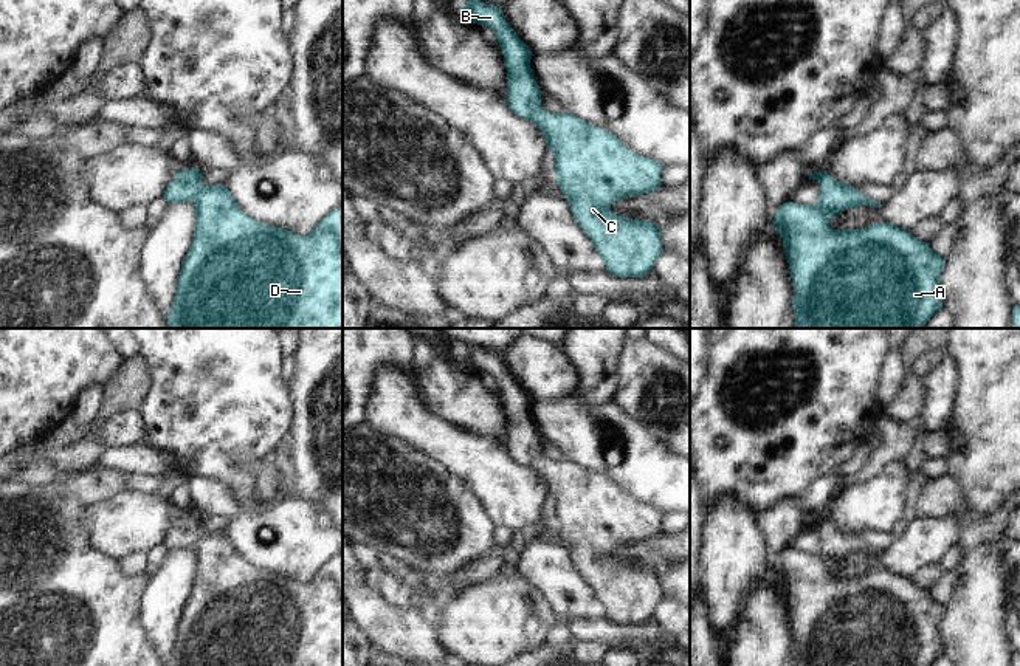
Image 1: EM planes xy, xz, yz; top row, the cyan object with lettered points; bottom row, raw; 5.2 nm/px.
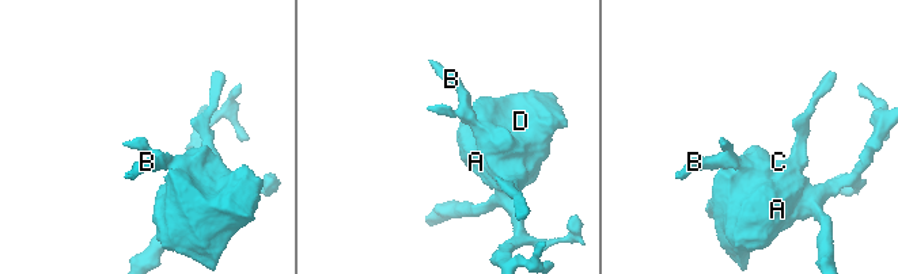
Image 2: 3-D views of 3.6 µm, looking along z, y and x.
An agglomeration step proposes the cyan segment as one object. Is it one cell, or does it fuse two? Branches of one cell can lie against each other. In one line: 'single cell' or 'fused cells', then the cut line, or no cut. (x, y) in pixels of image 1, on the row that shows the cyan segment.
single cell | no cut

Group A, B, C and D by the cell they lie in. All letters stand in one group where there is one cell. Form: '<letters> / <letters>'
A B C D

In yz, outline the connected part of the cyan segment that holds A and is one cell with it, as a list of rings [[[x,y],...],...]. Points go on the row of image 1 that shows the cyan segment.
[[[826,170],[809,173],[820,183],[818,201],[801,204],[786,201],[774,215],[774,228],[783,239],[794,296],[795,328],[922,328],[942,308],[939,276],[946,259],[932,251],[930,243],[921,242],[904,228],[891,223],[873,223],[867,229],[831,229],[829,221],[848,208],[879,204],[859,189],[834,180]]]

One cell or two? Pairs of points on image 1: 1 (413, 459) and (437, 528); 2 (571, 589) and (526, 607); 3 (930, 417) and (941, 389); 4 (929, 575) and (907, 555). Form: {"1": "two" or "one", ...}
{"1": "one", "2": "two", "3": "one", "4": "two"}

